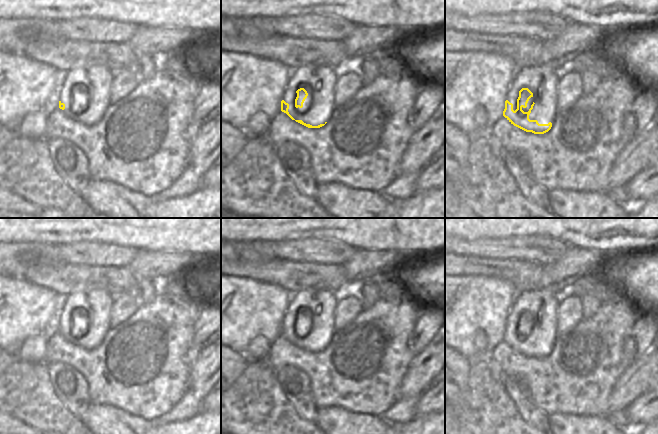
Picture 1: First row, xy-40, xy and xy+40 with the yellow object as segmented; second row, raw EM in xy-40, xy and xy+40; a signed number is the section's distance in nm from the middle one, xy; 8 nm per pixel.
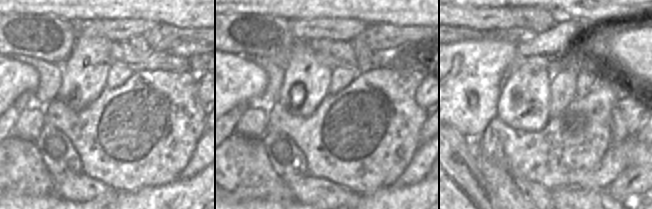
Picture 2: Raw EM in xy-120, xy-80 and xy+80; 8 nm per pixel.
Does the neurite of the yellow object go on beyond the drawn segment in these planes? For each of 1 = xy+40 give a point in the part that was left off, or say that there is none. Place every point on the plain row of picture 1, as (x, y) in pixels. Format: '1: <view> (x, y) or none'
1: xy+40 (542, 305)

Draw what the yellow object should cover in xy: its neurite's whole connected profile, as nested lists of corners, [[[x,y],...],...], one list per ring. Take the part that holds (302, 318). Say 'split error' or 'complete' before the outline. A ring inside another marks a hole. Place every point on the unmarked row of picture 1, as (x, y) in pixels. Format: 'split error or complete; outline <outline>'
split error; outline [[[302,290],[291,294],[291,301],[281,325],[281,335],[308,352],[324,350],[329,345],[335,331],[333,323],[337,302],[335,295],[330,290]]]

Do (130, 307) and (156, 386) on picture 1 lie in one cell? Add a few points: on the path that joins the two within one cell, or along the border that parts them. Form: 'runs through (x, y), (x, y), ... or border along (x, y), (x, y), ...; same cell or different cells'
border along (141, 304), (129, 317), (112, 327); different cells

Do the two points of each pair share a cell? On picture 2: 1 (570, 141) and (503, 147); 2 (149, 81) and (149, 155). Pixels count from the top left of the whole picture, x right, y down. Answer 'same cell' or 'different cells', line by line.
1: same cell
2: same cell

